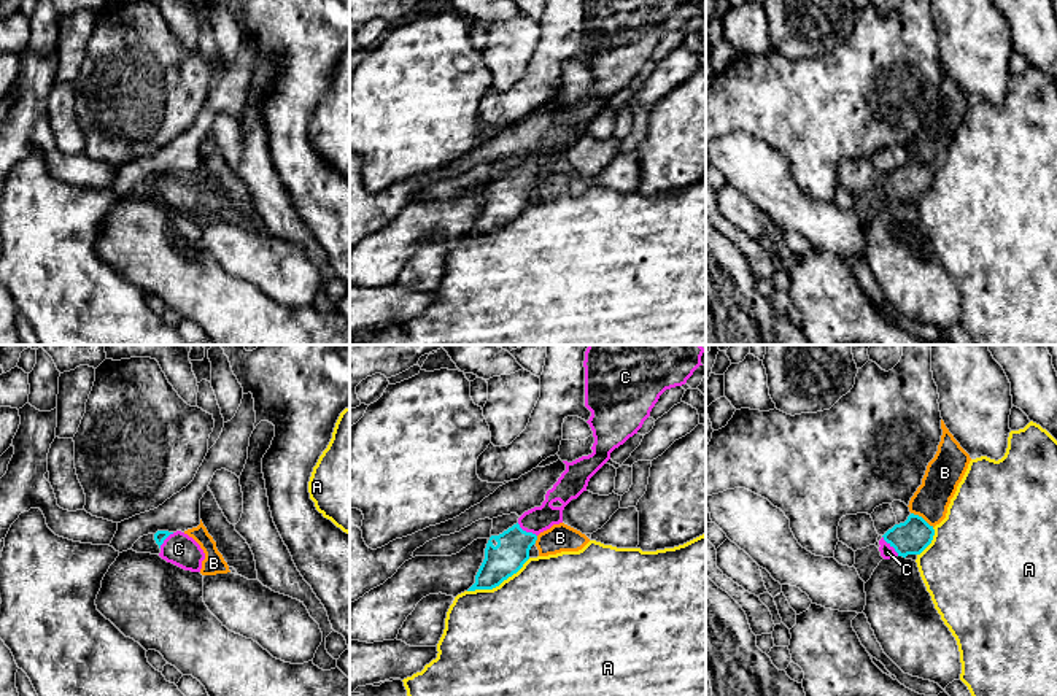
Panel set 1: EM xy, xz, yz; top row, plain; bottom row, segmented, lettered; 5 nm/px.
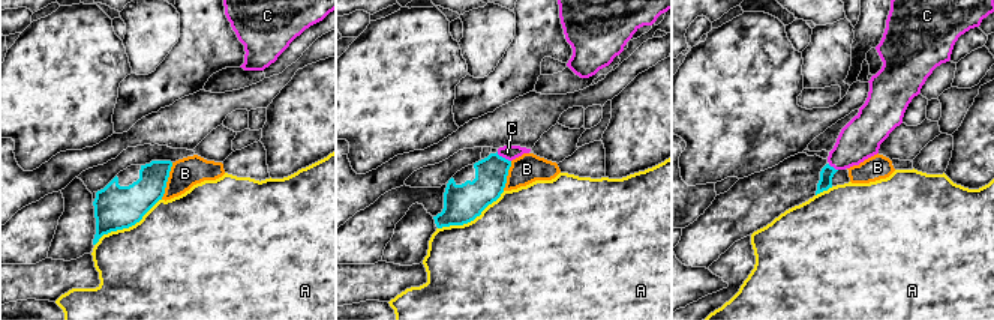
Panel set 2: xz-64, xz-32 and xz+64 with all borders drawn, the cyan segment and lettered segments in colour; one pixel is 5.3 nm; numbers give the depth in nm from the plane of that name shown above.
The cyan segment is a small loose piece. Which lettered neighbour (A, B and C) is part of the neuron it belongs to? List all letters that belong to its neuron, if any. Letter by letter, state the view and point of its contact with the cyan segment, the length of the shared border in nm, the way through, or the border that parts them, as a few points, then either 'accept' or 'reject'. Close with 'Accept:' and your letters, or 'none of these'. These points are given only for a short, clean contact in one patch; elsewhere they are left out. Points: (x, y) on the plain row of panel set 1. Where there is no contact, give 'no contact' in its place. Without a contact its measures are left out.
A: xz (498, 229) | 360 nm | reject
B: yz (921, 161) | 140 nm | along yz (911, 156), (933, 170) | reject
C: yz (890, 189) | 130 nm | across yz (911, 181), (890, 189), (887, 196) | accept
Accept: C

